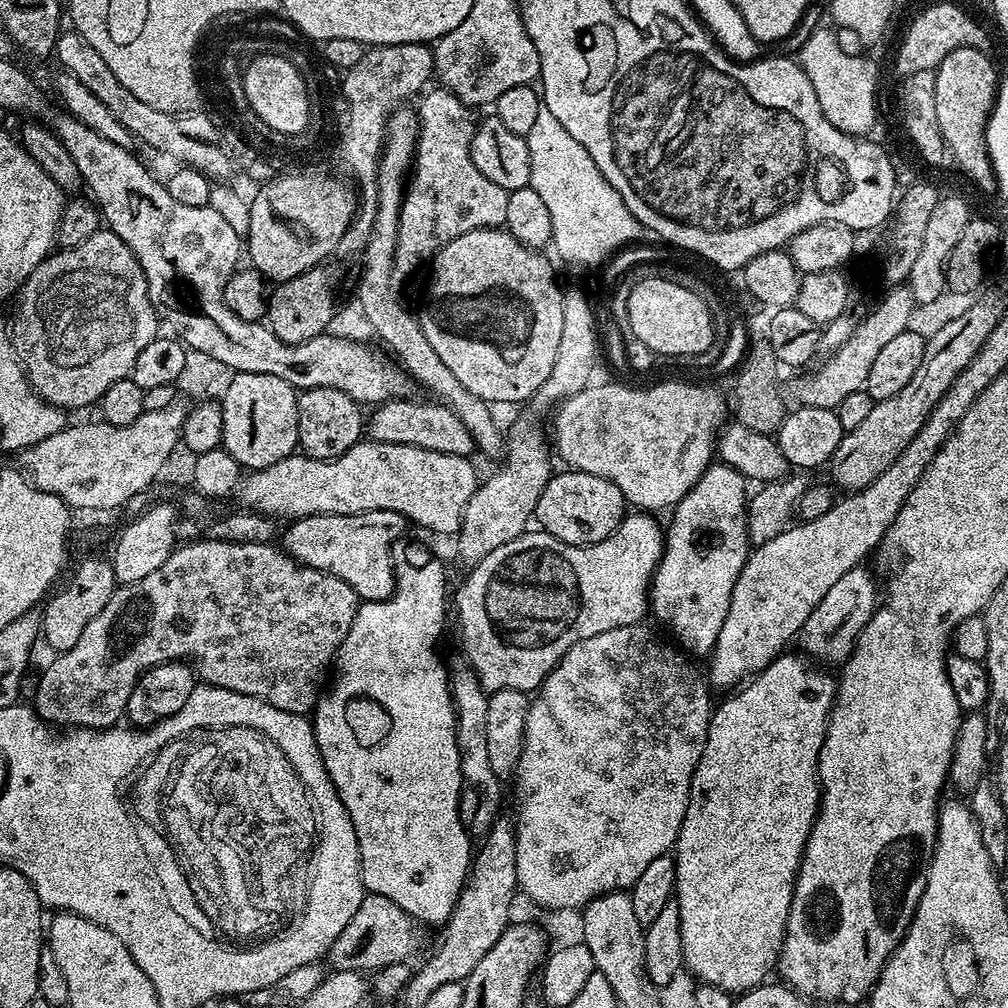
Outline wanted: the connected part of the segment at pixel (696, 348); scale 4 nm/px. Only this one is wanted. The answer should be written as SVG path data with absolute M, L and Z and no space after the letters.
M649 278L630 290L628 306L631 332L636 339L646 342L657 357L700 356L711 346L712 339L717 339L718 333L713 328L706 301L686 290L685 286Z

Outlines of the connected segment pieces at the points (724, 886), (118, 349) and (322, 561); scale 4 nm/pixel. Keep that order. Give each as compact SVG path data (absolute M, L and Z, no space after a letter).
M781 654L776 657L775 660L769 662L762 671L757 672L755 676L751 677L747 682L741 683L739 687L735 689L724 701L717 703L712 709L712 721L708 723L708 733L706 734L706 746L702 750L702 758L698 758L698 766L694 770L694 778L692 779L692 789L690 790L690 802L686 806L686 818L682 822L680 827L680 833L676 839L674 845L674 859L676 861L676 891L674 898L678 902L678 914L682 918L682 954L684 955L684 968L687 971L692 971L697 981L705 984L713 984L718 986L722 990L733 994L739 994L741 992L748 992L752 988L758 987L758 985L765 983L769 979L768 971L777 967L780 951L782 950L782 942L784 941L784 935L786 934L786 922L788 921L788 915L790 914L790 902L792 901L792 895L794 894L794 886L796 885L796 875L800 873L800 859L804 856L804 847L808 841L808 835L812 833L812 827L816 821L816 813L820 810L820 775L816 773L816 767L820 761L820 751L822 750L822 742L824 741L824 735L828 729L828 713L832 710L832 704L836 701L836 685L837 681L834 676L831 676L831 671L825 670L820 666L813 666L811 663L806 664L804 661L799 660L796 656L788 656L789 654Z
M99 230L91 234L90 238L79 242L73 248L60 248L49 254L45 260L38 265L30 274L30 278L26 278L26 282L21 284L20 291L15 293L14 305L16 304L16 328L14 324L14 347L22 357L24 372L28 376L28 380L32 384L34 391L40 395L48 404L53 404L56 408L71 410L71 408L84 408L87 404L95 405L101 398L102 394L106 394L106 390L110 390L110 386L114 386L114 382L119 380L127 380L134 370L134 361L137 360L138 354L142 354L142 350L150 341L155 340L158 335L156 329L156 315L158 309L153 304L148 287L146 286L146 274L142 270L142 266L138 262L138 258L132 253L130 248L122 242L122 238L118 238L118 234L114 234L110 230Z
M370 510L362 514L322 514L301 516L279 537L279 547L290 558L319 572L342 578L361 601L384 600L396 588L396 570L392 549L410 522L394 510Z

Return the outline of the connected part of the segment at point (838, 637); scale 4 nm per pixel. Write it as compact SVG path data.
M864 566L851 568L846 574L842 574L842 578L838 578L838 582L834 582L834 586L830 586L826 598L822 598L818 606L814 606L798 637L799 643L804 643L804 648L813 656L813 661L824 666L843 665L852 655L852 647L856 645L861 630L866 626L866 622L870 622L877 607L878 588L876 592L875 578Z

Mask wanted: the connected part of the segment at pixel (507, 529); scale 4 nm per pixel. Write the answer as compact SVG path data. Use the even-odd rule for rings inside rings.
M518 419L511 430L508 430L502 462L504 467L477 485L463 512L463 522L460 523L456 542L458 552L466 562L465 565L476 564L486 554L490 554L490 551L512 541L529 527L542 490L554 472L550 458L552 459L552 452L545 433L543 436L532 419Z

